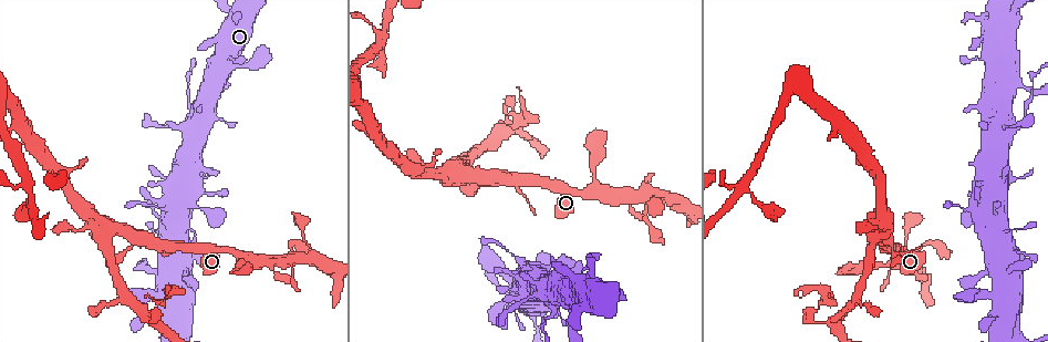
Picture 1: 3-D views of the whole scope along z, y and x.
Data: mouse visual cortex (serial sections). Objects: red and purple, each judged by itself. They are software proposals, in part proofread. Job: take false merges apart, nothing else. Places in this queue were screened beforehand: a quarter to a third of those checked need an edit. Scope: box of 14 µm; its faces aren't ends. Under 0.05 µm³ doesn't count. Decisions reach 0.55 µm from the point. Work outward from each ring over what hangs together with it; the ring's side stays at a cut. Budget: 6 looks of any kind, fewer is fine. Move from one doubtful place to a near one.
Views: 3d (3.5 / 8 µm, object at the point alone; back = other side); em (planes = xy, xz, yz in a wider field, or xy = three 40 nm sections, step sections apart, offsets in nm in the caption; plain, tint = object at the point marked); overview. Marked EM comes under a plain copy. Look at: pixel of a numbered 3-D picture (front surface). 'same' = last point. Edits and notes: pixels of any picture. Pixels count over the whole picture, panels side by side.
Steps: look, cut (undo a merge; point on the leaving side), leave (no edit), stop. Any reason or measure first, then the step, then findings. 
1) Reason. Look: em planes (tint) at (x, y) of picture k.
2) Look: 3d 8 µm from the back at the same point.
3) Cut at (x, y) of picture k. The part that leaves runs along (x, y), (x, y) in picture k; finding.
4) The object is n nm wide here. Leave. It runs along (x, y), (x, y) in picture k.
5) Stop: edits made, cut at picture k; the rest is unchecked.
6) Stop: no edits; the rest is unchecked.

Look: 3d 3.5 µm at (665, 197) of picture 1.

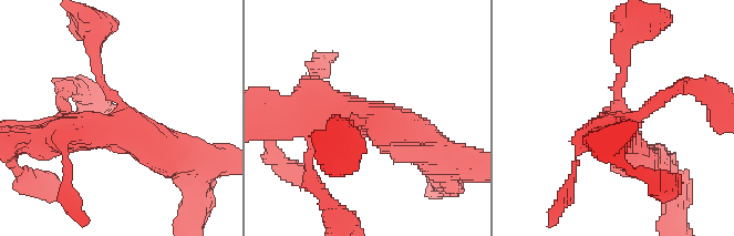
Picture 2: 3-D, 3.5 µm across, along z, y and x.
3 arms meet here; the arms are 150, 500, 500 nm wide; now the EM. Look: em planes (tint) at (121, 129) of picture 2.

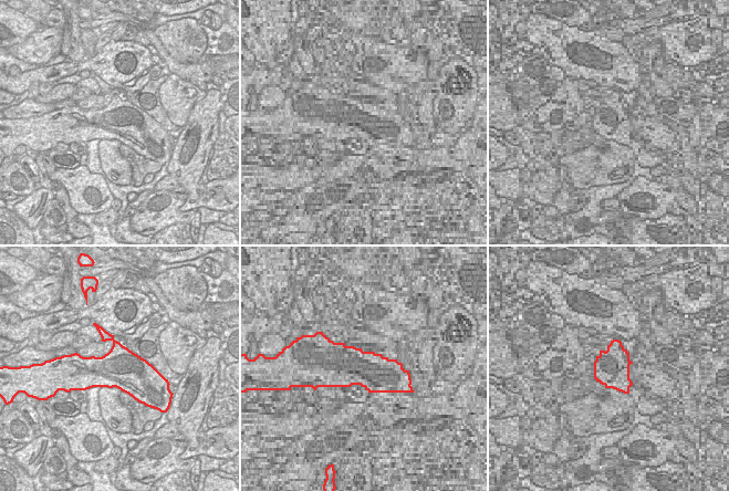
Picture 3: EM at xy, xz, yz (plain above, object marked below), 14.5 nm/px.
Leave. It runs along (293, 116), (365, 116), (430, 147) in picture 2; one cell here.

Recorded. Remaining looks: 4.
Sharp bend. Look: 3d 3.5 µm at (236, 65) of picture 1.

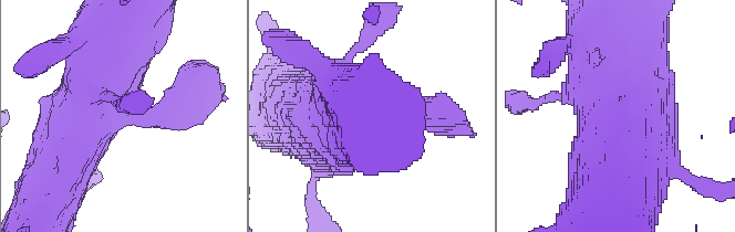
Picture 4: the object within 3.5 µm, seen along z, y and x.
Need the tissue. Look: em xy step 1 (tint) at (122, 119) of picture 4.

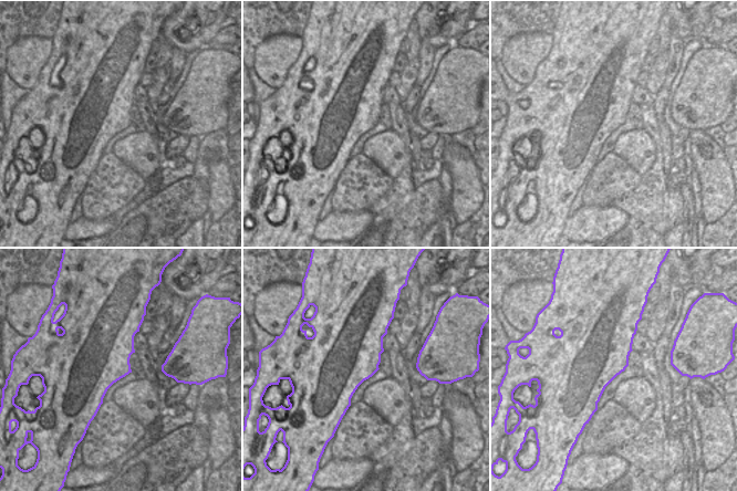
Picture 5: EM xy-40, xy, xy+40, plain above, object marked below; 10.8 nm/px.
Leave. It runs along (114, 61), (50, 190) in picture 4; continuous, no second cell.

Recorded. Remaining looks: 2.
Stop: no edits; the rest is unchecked.

